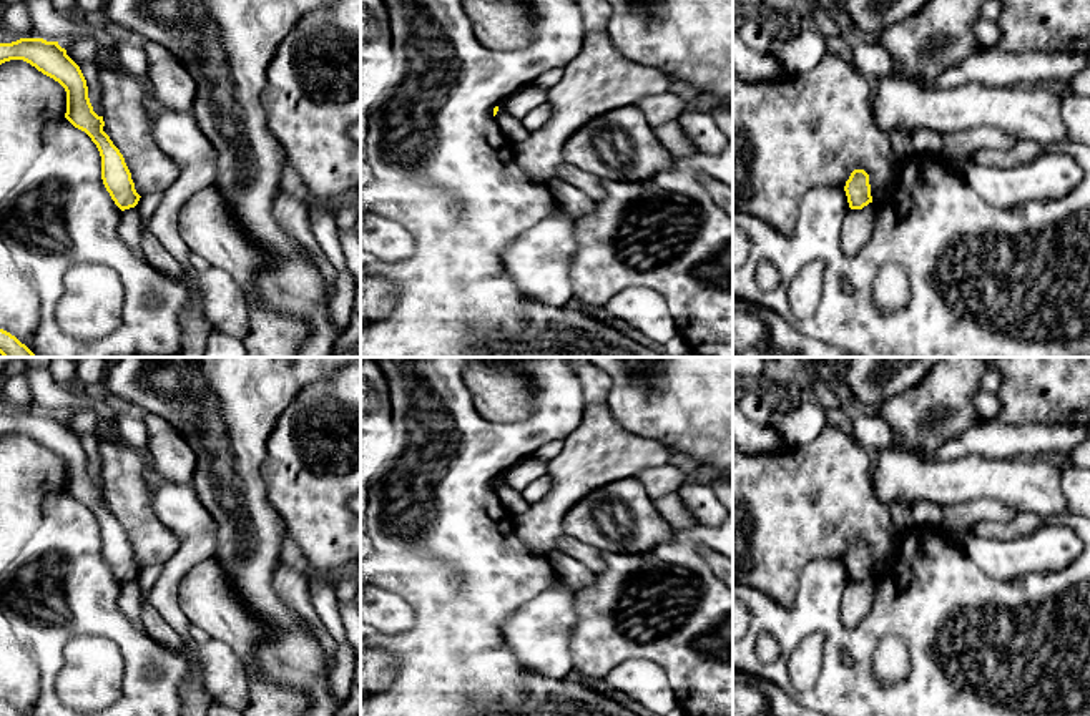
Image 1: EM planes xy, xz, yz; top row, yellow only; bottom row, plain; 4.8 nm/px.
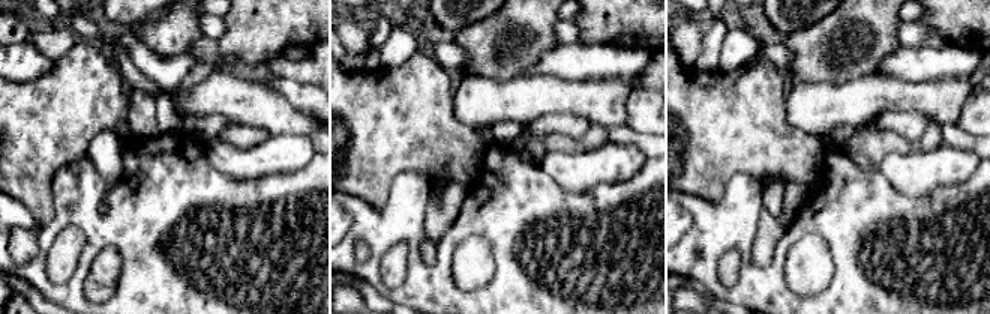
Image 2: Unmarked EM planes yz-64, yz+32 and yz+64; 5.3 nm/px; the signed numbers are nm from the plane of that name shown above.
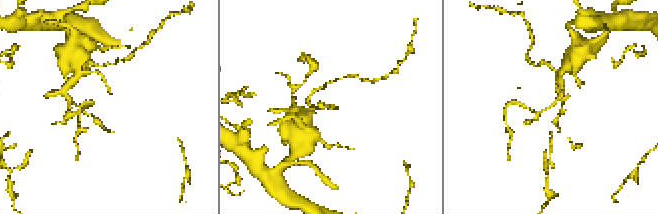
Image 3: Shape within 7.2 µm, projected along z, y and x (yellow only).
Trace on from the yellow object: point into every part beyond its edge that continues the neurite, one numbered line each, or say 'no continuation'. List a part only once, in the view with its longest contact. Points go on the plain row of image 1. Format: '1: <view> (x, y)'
no continuation

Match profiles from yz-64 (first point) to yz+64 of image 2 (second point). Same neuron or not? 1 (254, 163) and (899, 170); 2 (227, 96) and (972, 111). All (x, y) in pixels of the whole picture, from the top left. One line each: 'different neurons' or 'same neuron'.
1: same neuron
2: different neurons

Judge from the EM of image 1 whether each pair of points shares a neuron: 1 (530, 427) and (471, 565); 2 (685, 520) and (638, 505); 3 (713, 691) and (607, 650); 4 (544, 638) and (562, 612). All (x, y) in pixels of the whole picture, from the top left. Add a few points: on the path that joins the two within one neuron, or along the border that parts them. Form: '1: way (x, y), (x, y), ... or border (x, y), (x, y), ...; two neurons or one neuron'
1: way (495, 460), (471, 485), (471, 530); one neuron
2: border (652, 499), (657, 510), (677, 530); two neurons
3: way (687, 665), (670, 648), (633, 648); one neuron
4: way (544, 632), (555, 618); one neuron

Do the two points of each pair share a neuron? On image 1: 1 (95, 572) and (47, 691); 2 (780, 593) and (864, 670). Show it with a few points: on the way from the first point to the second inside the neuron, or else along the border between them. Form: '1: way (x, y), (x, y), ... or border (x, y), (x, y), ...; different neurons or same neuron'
1: way (70, 602), (70, 608), (47, 635), (47, 662); same neuron
2: border (803, 567), (788, 608), (756, 590); different neurons

